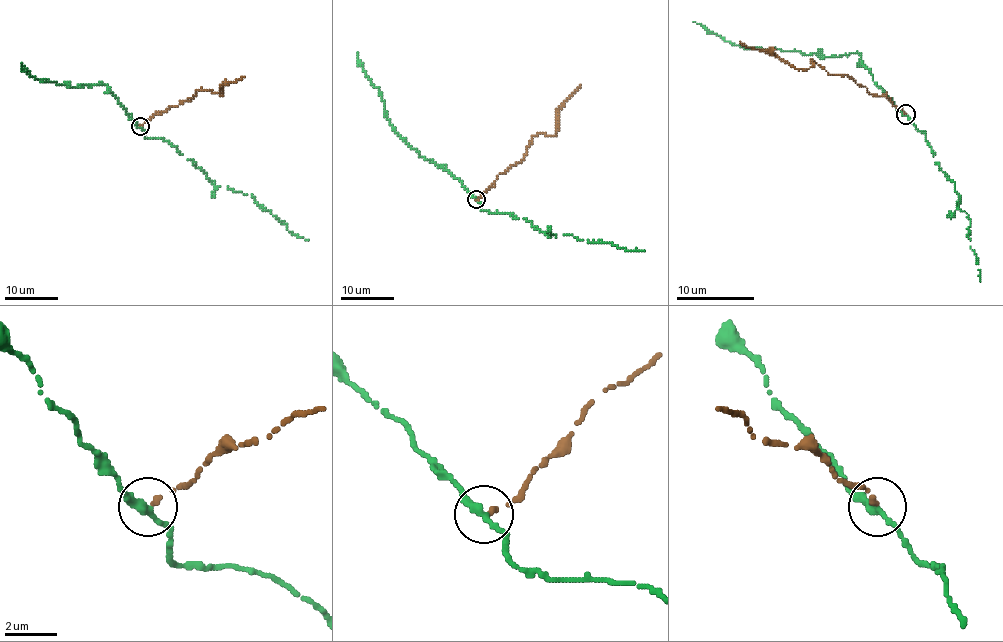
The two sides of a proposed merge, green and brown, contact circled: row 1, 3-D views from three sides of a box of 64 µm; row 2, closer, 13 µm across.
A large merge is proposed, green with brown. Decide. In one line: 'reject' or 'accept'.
reject

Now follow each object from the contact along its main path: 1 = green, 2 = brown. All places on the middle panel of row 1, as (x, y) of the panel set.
1: (476, 199), (481, 208), (528, 220), (548, 235), (573, 235), (587, 242), (645, 250)
2: (476, 199), (497, 175), (524, 156), (532, 137), (539, 133), (551, 136), (556, 133), (556, 109), (579, 85)

